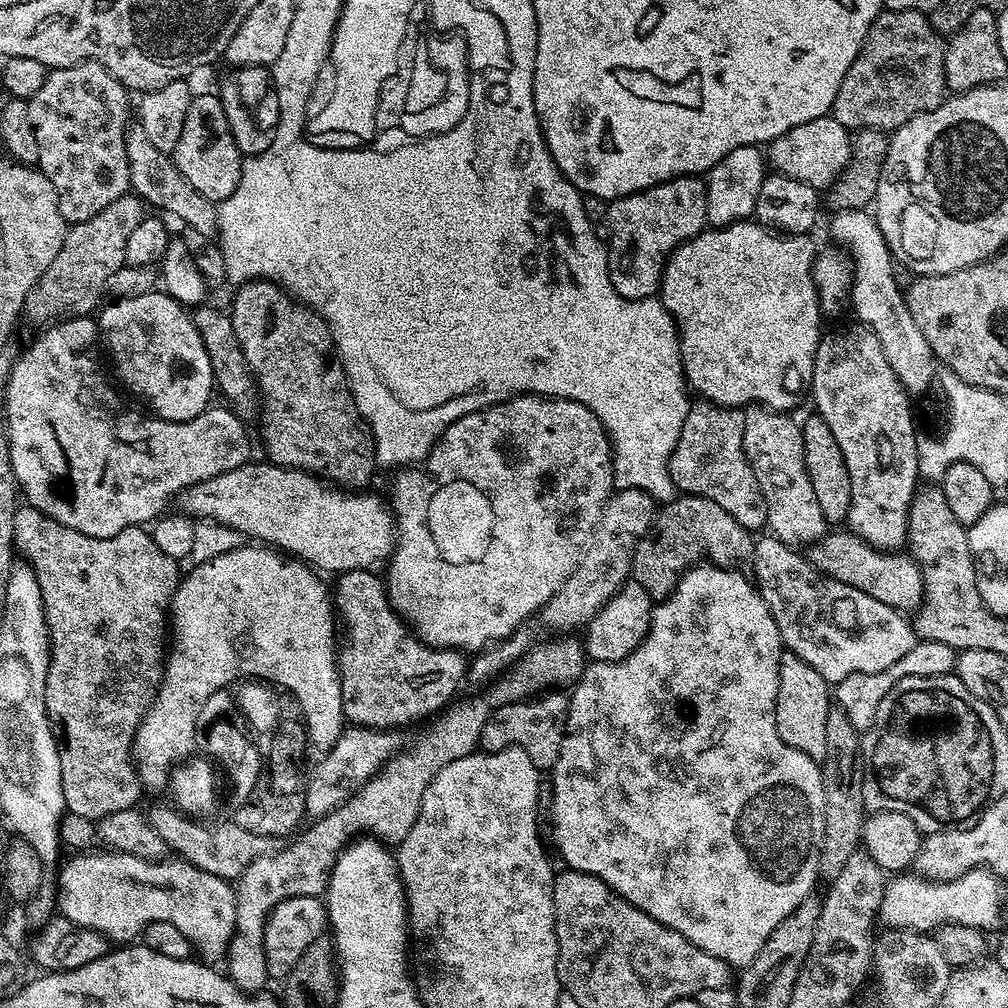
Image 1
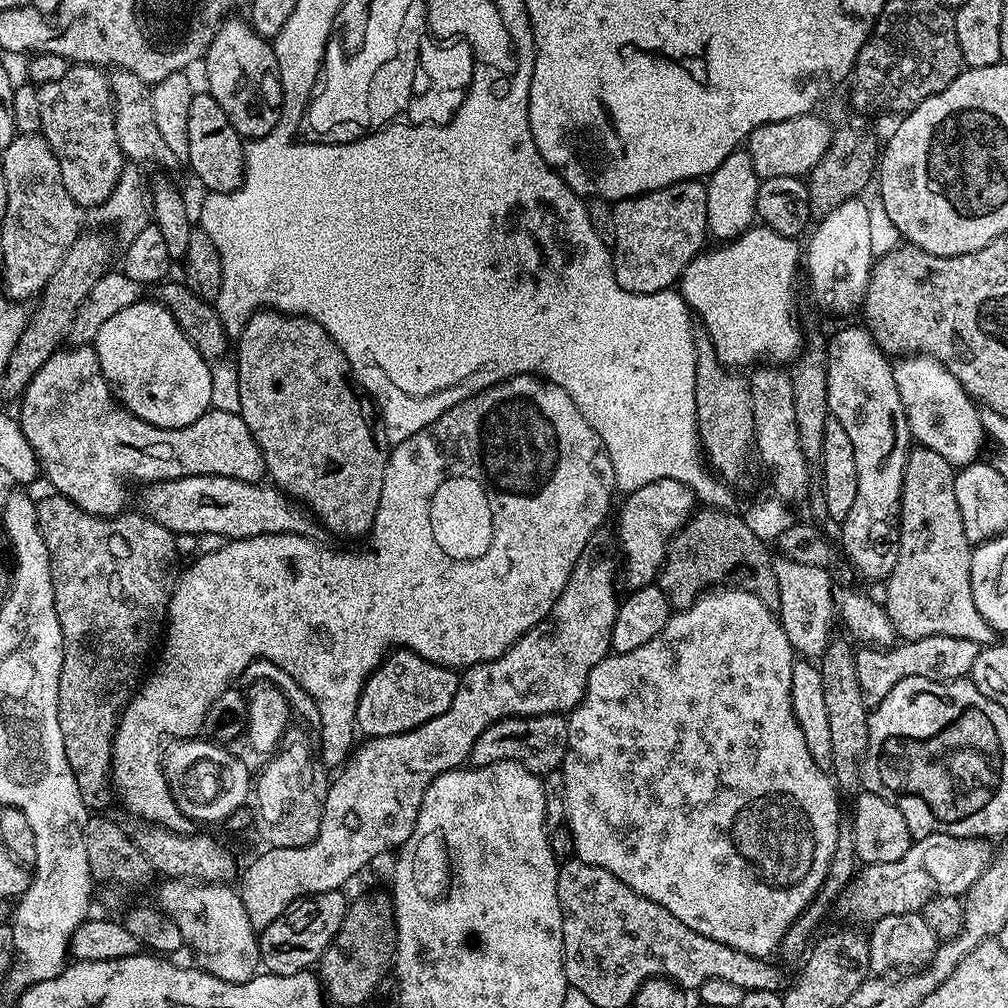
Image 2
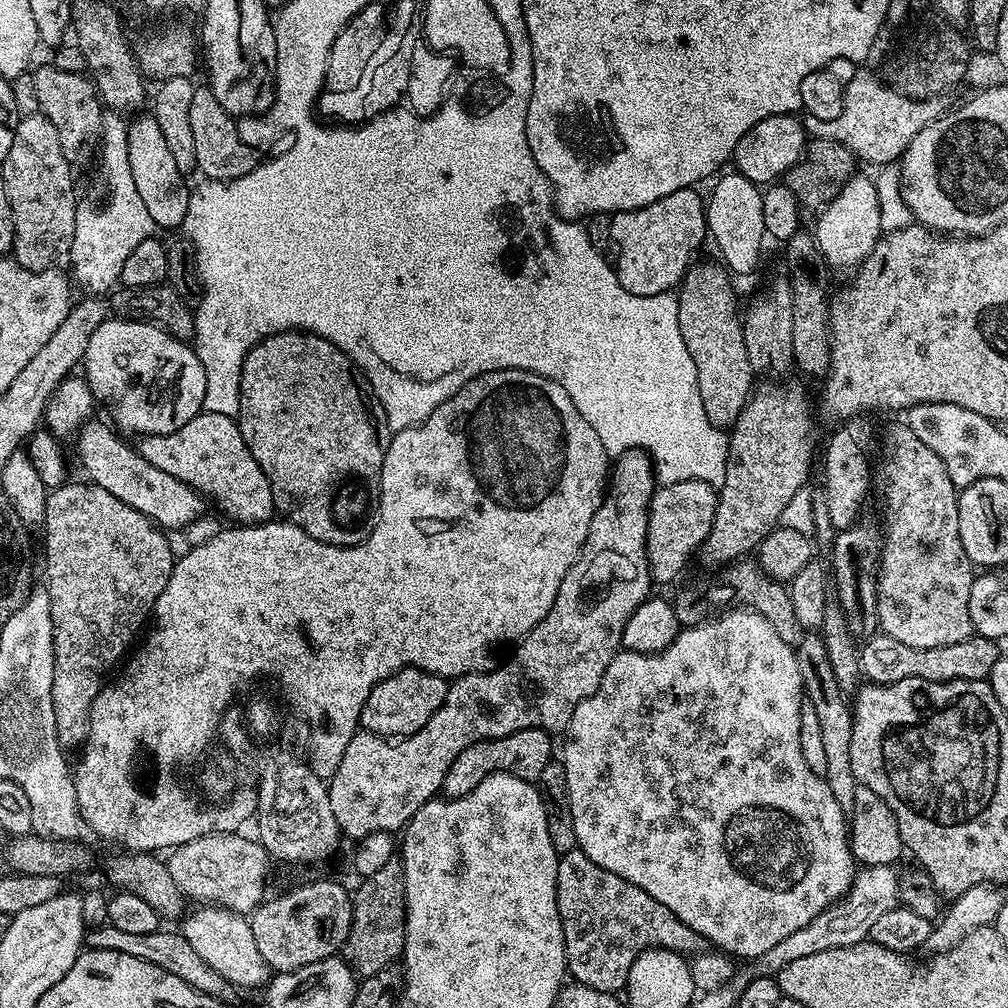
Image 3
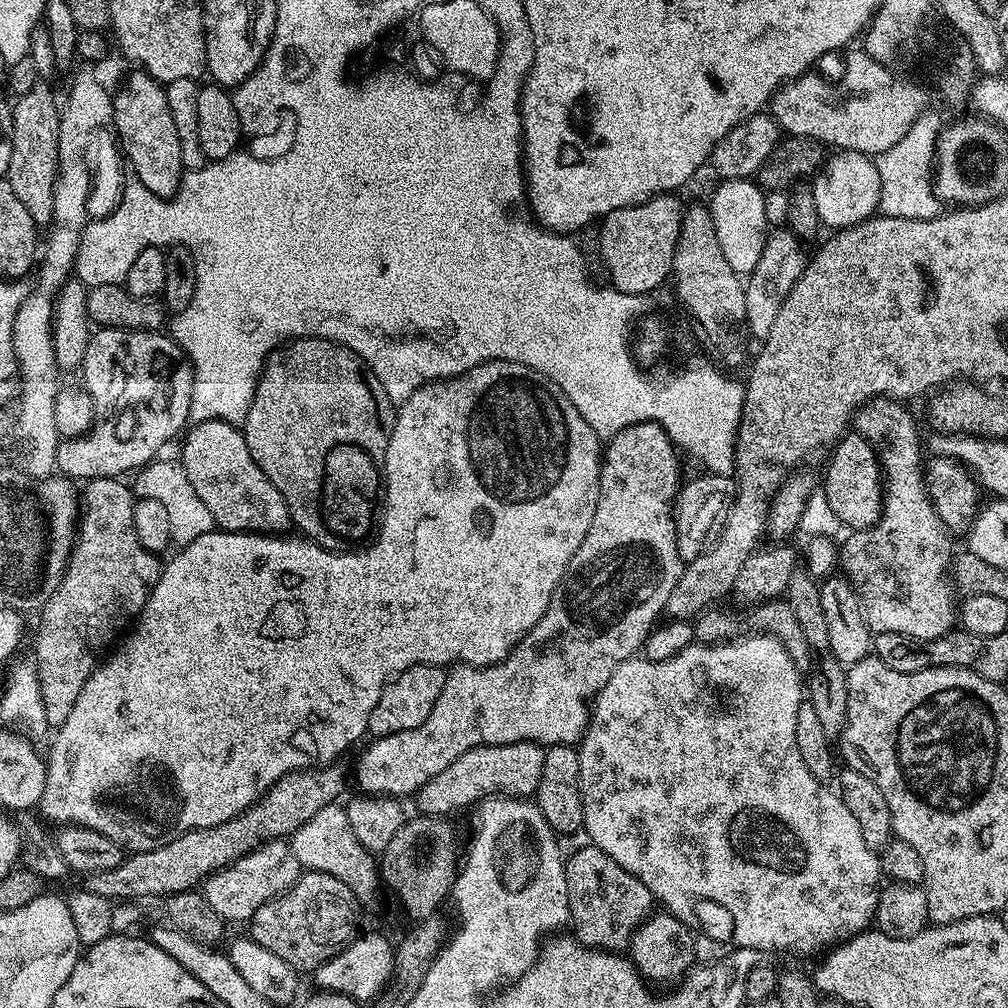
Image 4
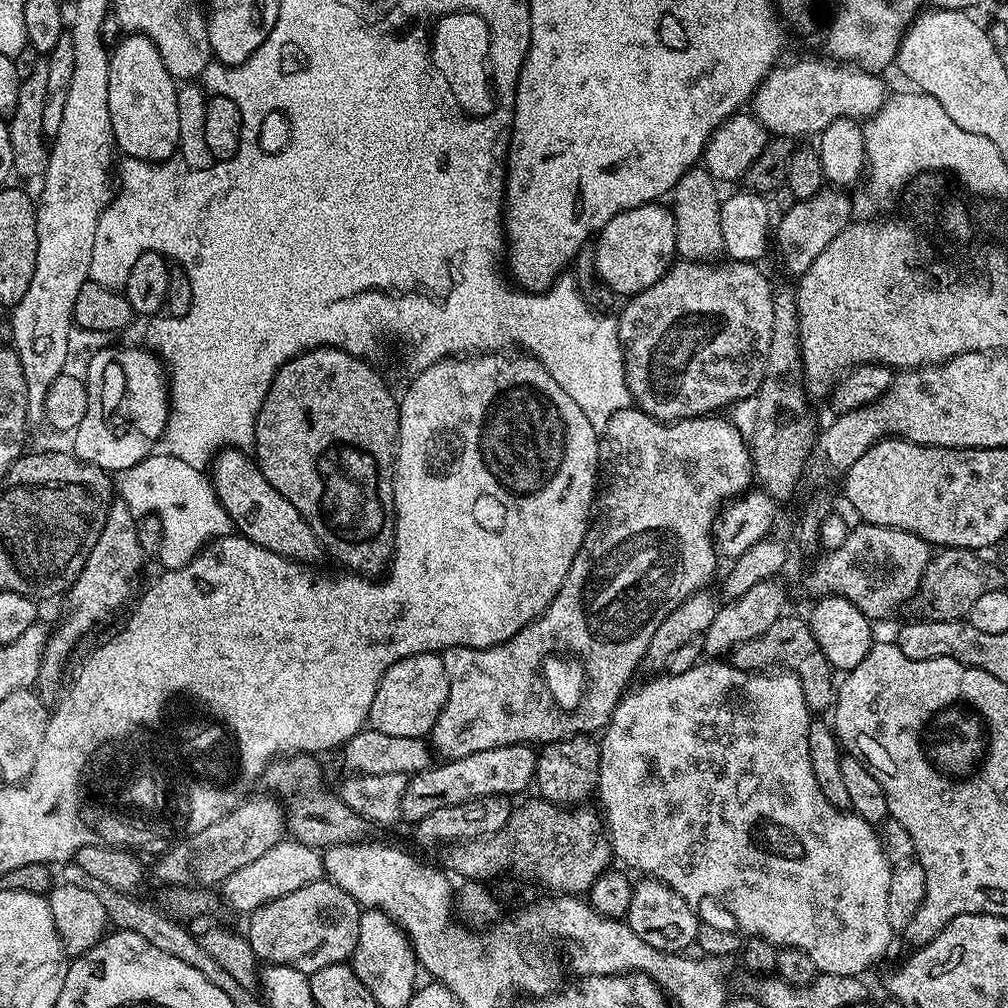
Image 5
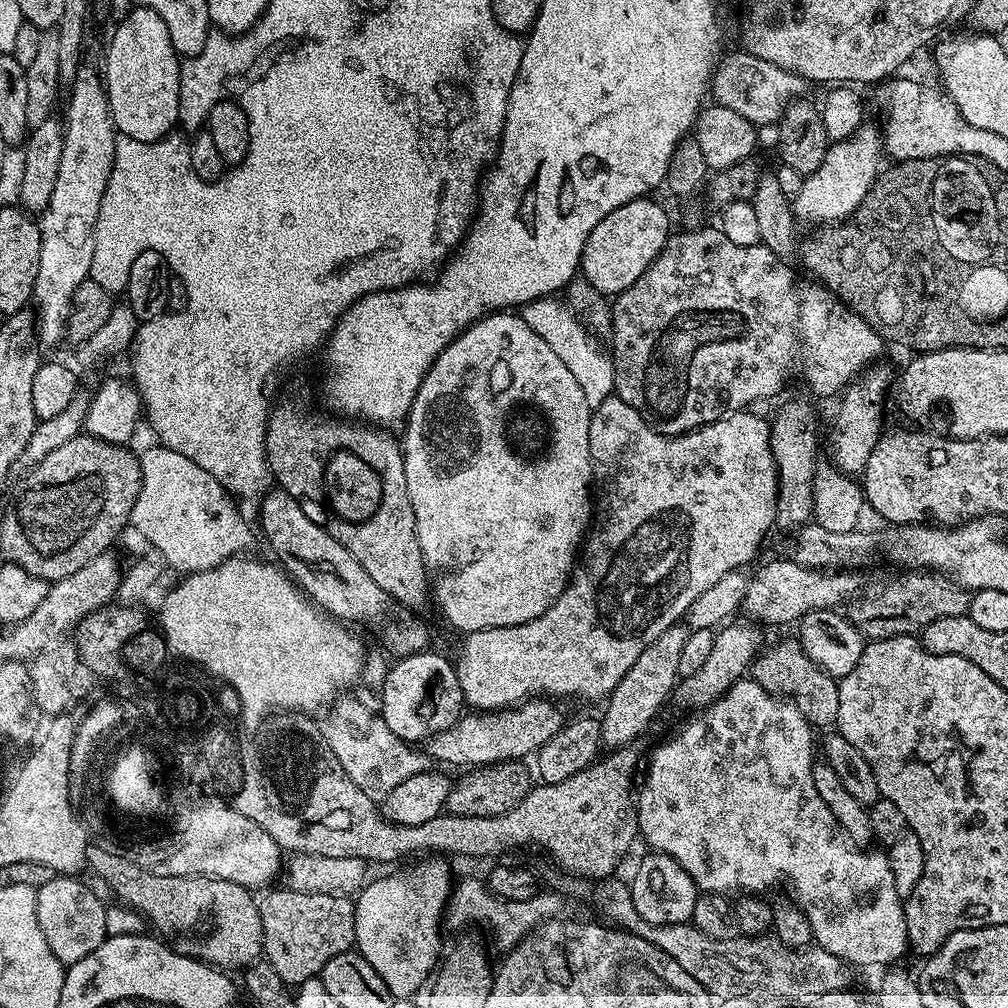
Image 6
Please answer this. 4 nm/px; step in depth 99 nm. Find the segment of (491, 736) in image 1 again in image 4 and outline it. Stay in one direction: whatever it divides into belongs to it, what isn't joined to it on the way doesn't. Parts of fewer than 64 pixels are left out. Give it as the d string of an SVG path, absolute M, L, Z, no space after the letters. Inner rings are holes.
M514 742L513 744L483 744L466 750L462 758L450 762L442 774L434 774L416 791L415 811L422 816L451 817L451 812L471 809L489 796L515 796L517 798L535 797L538 782L542 782L542 762L544 748L539 744Z

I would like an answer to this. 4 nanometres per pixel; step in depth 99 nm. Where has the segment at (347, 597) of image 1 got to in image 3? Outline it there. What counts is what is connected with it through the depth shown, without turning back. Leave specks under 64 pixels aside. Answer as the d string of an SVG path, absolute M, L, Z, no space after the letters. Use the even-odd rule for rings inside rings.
M404 668L401 672L395 672L370 690L370 698L366 698L362 706L360 728L389 738L414 734L422 730L430 718L434 718L438 706L442 706L446 698L448 686L449 681L445 677L423 672L420 668Z

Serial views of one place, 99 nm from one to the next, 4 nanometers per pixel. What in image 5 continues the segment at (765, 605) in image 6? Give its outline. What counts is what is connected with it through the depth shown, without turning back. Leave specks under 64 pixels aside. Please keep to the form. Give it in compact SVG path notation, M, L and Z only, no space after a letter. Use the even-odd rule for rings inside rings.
M857 523L842 546L821 555L809 570L804 584L812 598L841 596L862 610L873 622L887 618L915 597L930 559L930 546L922 538L897 528Z

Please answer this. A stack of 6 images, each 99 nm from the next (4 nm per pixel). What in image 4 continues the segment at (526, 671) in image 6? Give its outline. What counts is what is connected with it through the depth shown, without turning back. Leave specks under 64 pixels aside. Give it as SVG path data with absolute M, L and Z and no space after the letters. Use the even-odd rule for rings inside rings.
M635 424L626 430L618 433L614 439L607 441L602 452L602 463L600 466L600 489L598 490L598 506L594 506L594 519L590 522L590 530L586 530L586 538L582 538L582 546L578 546L578 554L570 558L570 566L562 578L562 582L556 587L556 593L550 598L550 606L546 614L528 633L516 644L515 648L508 653L507 658L497 664L491 664L485 668L479 668L473 664L455 665L445 675L442 694L438 694L438 702L434 702L434 710L430 710L430 718L422 722L422 726L414 726L414 730L402 730L393 736L382 736L373 739L372 745L360 756L356 764L356 780L360 783L361 793L372 798L408 798L415 797L416 791L434 774L442 774L450 762L462 758L466 750L477 748L483 744L513 744L514 742L530 741L532 744L551 746L553 744L575 745L580 737L588 729L588 718L590 715L590 701L610 682L610 674L622 666L622 662L633 659L643 649L646 638L657 627L658 621L664 612L666 602L670 598L670 590L678 586L678 578L684 572L686 561L680 556L676 545L676 517L674 505L677 495L682 487L680 480L680 459L681 453L675 444L672 443L668 432L658 424Z

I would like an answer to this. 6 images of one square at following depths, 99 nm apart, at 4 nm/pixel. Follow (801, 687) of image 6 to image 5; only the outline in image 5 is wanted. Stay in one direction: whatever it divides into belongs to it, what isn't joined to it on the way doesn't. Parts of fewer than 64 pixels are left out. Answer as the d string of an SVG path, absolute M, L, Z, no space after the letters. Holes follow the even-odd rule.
M781 614L772 626L764 634L758 634L745 644L739 644L737 648L732 649L730 653L730 663L735 668L744 672L759 672L768 670L775 666L780 670L787 670L793 676L798 678L802 686L802 694L806 698L806 706L809 713L824 714L824 712L833 707L836 699L837 685L832 684L834 670L826 662L826 658L820 650L814 638L812 631L808 629L807 619L796 616Z

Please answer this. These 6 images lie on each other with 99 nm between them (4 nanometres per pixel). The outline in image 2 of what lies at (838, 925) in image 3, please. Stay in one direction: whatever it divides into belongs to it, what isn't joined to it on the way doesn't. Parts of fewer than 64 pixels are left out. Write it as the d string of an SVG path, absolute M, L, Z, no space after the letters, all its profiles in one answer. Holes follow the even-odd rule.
M948 832L913 839L910 850L898 862L863 865L837 898L834 912L849 925L871 926L882 918L890 918L890 914L920 912L933 896L963 897L994 859L994 848L988 844L991 843L984 838L962 838Z

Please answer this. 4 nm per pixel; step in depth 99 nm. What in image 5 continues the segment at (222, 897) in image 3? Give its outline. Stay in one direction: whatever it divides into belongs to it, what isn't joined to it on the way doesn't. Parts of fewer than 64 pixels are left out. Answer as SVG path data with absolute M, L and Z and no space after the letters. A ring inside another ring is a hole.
M285 838L279 840L262 858L250 862L250 866L242 866L242 870L234 870L222 885L228 904L236 912L251 914L264 904L282 898L286 894L294 894L294 890L302 890L302 886L310 886L310 882L325 879L323 855L317 849L306 846L302 842Z

